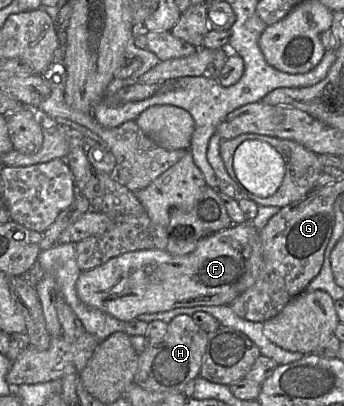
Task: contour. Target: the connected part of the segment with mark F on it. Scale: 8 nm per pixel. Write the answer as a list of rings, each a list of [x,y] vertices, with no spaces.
[[[250,222],[231,225],[199,240],[191,253],[175,256],[166,250],[137,250],[82,271],[76,282],[80,300],[128,322],[140,314],[181,307],[230,305],[256,281],[262,262],[259,230]]]

